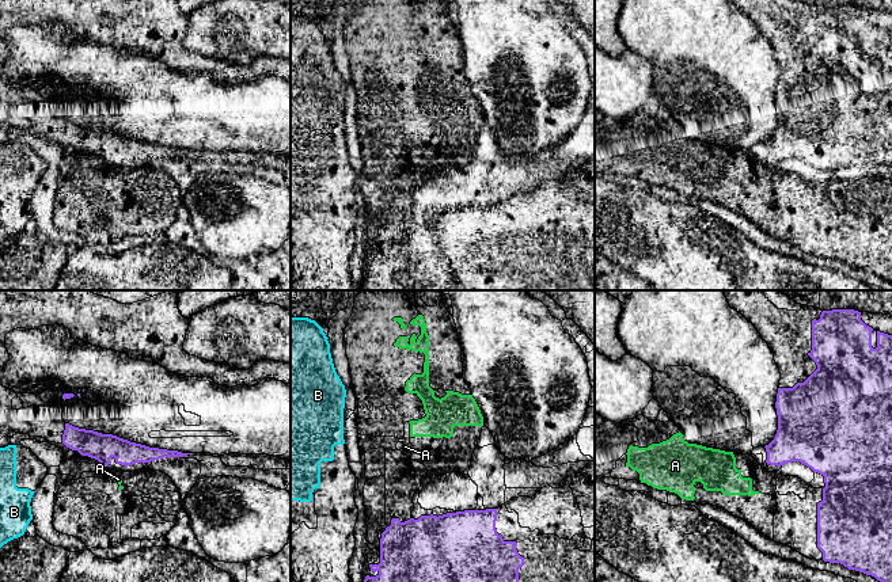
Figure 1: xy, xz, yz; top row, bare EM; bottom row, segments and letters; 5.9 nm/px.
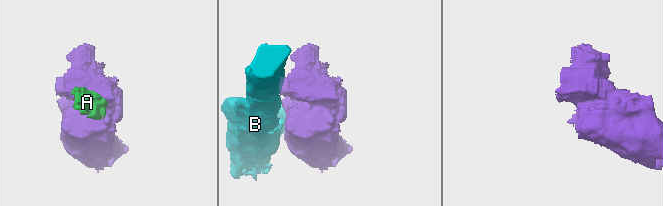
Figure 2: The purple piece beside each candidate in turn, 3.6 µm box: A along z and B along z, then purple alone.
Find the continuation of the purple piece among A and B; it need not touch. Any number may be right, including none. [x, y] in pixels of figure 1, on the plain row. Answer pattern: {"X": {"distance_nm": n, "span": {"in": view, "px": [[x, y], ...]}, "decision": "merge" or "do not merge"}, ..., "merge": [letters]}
{"A": {"distance_nm": 80, "span": {"in": "xy", "px": [[125, 162], [120, 174]]}, "decision": "merge"}, "B": {"distance_nm": 280, "span": {"in": "xy", "px": [[63, 139], [15, 141]]}, "decision": "do not merge"}, "merge": ["A"]}

